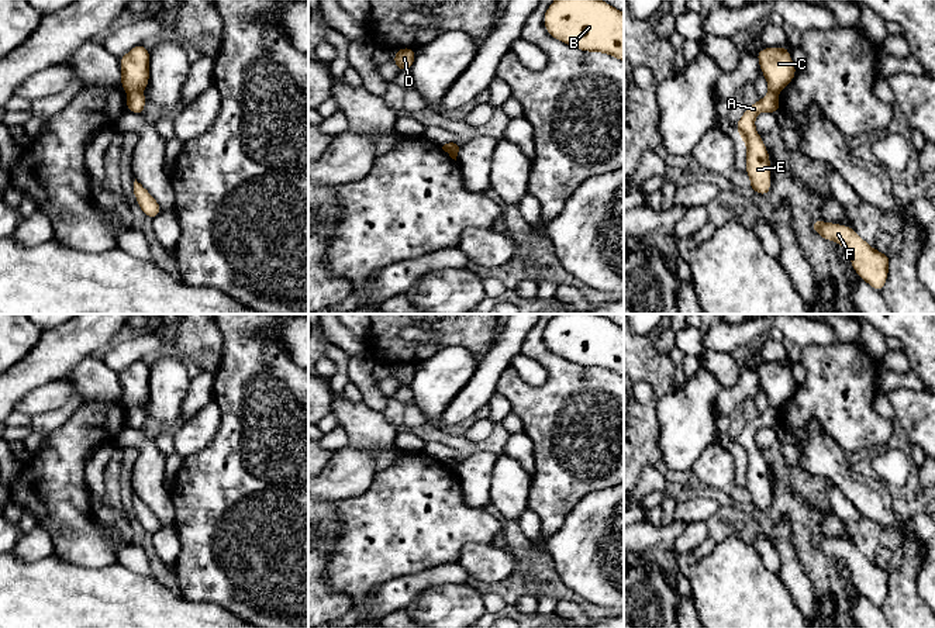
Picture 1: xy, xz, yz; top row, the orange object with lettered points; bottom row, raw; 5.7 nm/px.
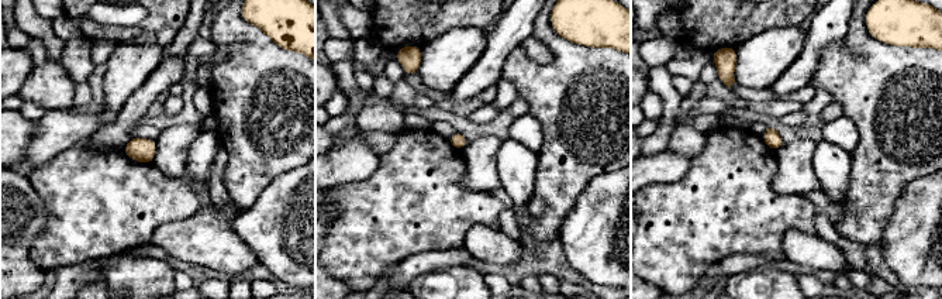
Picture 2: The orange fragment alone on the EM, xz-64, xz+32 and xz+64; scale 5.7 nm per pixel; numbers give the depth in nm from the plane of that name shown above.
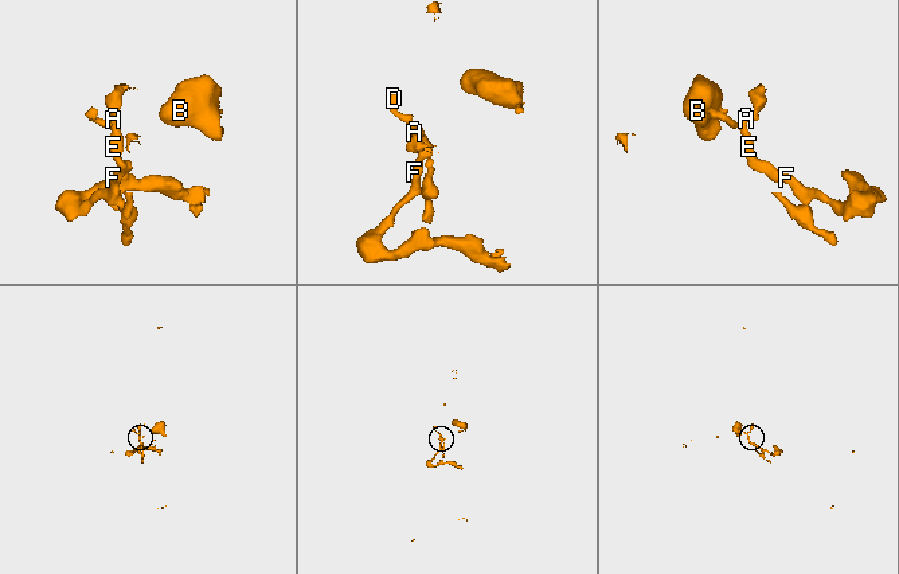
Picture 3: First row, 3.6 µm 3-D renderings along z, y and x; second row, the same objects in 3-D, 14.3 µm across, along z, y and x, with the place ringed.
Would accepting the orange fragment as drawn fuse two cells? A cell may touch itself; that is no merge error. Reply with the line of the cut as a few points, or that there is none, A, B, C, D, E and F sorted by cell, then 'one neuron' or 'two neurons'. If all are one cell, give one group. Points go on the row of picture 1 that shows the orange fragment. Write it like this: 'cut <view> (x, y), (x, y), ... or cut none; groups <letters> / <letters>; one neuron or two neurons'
cut xy (128, 90), (140, 92); groups A D E F / B C; two neurons

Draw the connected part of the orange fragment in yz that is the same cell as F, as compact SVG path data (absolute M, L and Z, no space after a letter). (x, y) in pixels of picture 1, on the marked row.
M812 220L811 227L821 238L842 245L858 276L876 291L883 290L889 276L887 253L876 251L848 225Z

